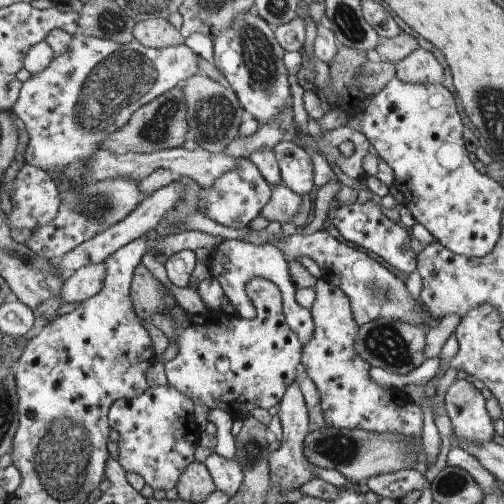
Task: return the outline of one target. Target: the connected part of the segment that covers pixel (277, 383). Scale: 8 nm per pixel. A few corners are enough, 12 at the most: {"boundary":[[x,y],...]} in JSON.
{"boundary":[[246,285],[254,319],[167,315],[167,385],[213,416],[278,405],[301,370],[279,287]]}

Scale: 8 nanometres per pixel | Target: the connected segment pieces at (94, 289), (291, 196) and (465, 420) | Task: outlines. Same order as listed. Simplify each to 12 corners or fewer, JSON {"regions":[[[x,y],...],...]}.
{"regions":[[[87,265],[60,290],[65,303],[86,301],[103,289],[106,266]],[[271,185],[261,211],[268,221],[290,222],[302,198],[283,185]],[[456,380],[444,399],[458,439],[488,444],[496,431],[482,392]]]}

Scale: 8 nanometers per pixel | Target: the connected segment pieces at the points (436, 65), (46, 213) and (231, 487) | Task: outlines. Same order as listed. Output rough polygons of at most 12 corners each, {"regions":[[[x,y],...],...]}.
{"regions":[[[418,47],[395,64],[400,80],[438,84],[444,68]],[[24,163],[10,227],[33,231],[56,217],[60,188]],[[213,452],[204,466],[218,491],[230,499],[243,485],[236,460]]]}

